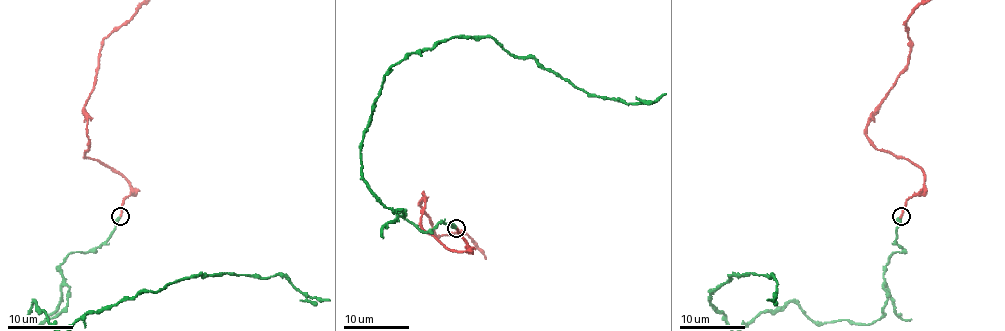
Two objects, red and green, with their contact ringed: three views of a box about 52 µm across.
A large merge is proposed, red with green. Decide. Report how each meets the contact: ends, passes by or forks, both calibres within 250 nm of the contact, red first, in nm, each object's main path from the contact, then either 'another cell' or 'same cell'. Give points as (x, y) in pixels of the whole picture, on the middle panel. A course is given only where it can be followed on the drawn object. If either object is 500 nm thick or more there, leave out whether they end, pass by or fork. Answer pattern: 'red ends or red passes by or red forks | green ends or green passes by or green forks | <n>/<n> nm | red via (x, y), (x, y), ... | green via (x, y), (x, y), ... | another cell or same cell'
260/500 nm | green via (455, 228), (417, 230), (363, 179), (362, 141), (398, 62), (452, 38), (493, 38), (598, 97), (666, 93) | same cell

